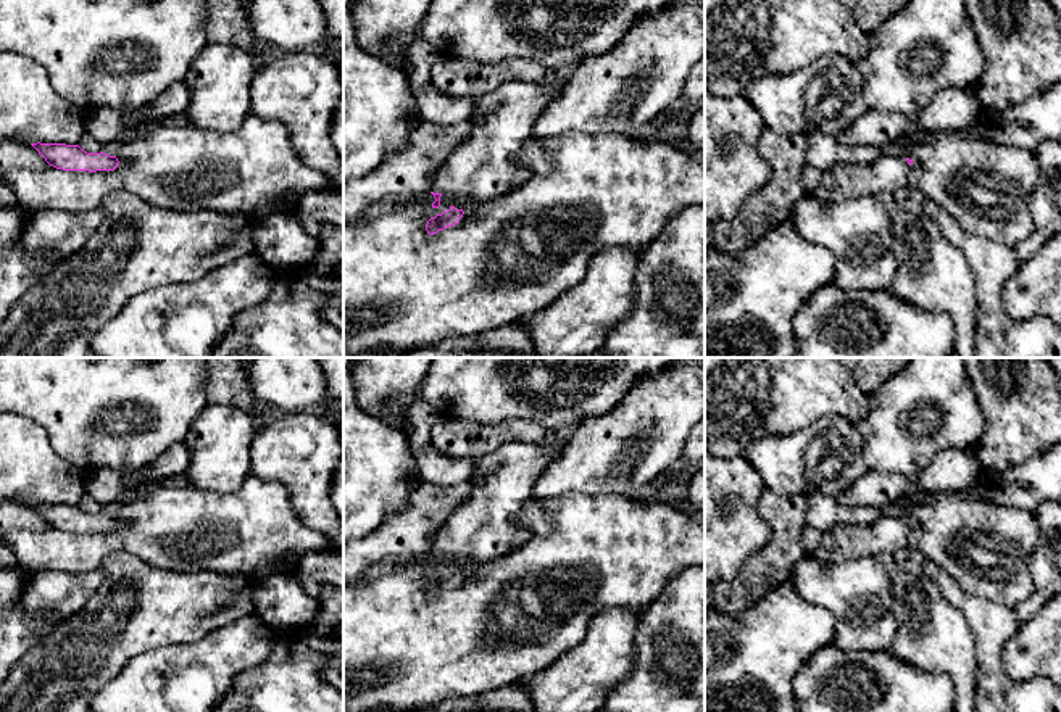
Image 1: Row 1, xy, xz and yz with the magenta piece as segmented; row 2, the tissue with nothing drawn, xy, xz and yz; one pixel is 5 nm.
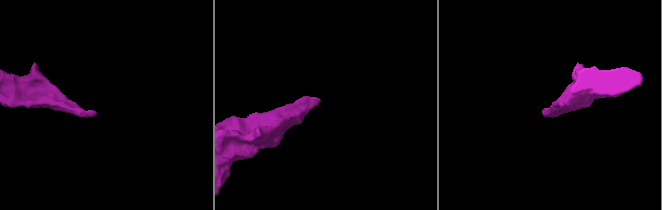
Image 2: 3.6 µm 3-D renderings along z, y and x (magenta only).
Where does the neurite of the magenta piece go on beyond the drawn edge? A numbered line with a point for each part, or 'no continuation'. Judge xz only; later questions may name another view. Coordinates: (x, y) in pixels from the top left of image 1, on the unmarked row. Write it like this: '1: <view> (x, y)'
1: xz (487, 524)

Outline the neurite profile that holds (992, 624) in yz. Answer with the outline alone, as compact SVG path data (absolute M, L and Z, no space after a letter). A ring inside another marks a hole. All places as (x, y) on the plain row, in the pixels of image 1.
M924 561L922 572L964 617L974 636L976 712L1061 712L1061 688L1050 678L1013 681L1003 670L1005 644L1021 627L1014 609L966 593L932 561Z

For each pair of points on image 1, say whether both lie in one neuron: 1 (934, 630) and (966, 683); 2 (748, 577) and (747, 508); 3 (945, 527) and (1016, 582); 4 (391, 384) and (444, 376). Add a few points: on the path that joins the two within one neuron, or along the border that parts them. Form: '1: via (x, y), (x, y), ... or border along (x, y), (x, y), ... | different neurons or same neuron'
1: via (942, 643), (956, 658), (961, 670) | same neuron
2: border along (769, 527), (769, 540), (731, 582) | different neurons
3: via (965, 532), (971, 532), (1002, 562) | same neuron
4: border along (426, 374), (423, 377) | different neurons

